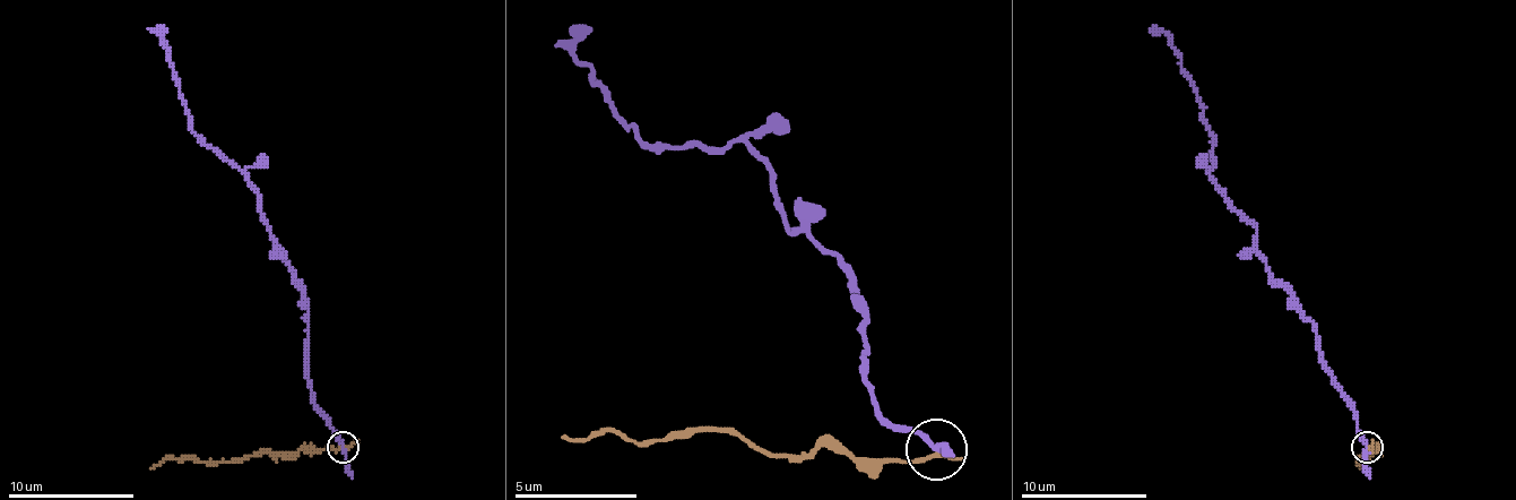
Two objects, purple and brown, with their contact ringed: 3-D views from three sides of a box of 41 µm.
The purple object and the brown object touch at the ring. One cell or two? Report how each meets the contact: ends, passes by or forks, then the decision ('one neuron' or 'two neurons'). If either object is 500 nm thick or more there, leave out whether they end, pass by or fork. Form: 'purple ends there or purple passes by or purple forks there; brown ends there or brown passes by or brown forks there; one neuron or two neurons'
purple passes by; brown ends there; two neurons

